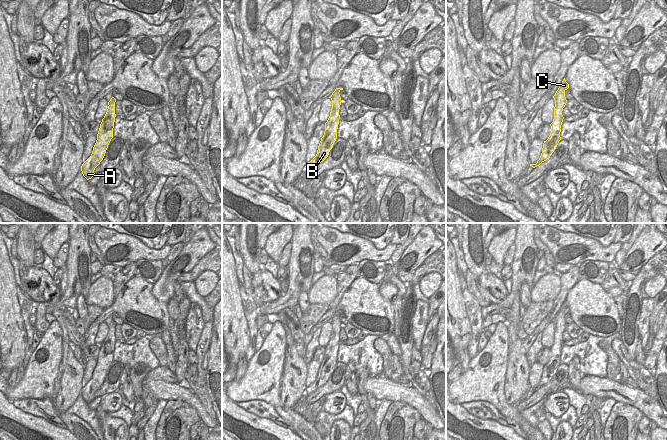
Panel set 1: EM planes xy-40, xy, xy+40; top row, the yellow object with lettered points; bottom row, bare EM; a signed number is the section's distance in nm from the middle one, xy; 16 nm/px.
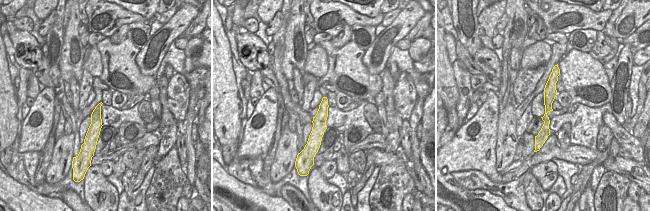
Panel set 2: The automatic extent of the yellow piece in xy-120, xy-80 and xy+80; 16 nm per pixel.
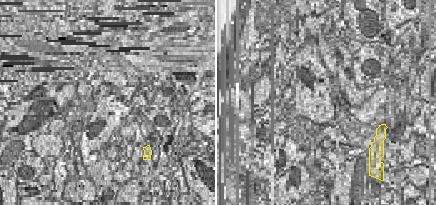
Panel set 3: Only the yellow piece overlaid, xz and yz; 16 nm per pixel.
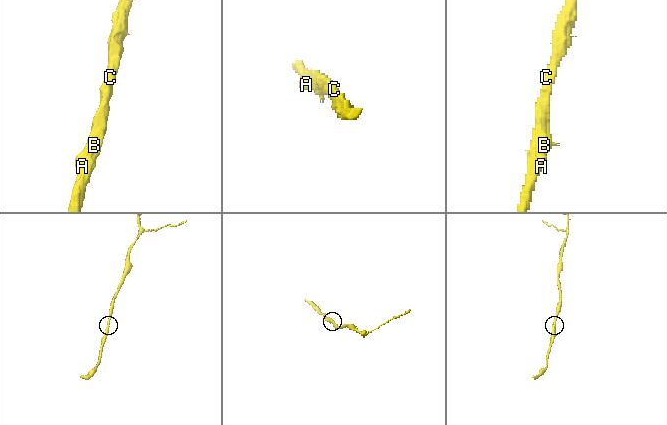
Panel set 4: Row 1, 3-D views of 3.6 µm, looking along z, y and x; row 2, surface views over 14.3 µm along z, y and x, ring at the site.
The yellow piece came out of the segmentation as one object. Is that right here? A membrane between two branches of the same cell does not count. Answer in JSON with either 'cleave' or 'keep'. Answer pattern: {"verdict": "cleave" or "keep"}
{"verdict": "keep"}

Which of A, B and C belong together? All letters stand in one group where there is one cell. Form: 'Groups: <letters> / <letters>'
Groups: A B C.

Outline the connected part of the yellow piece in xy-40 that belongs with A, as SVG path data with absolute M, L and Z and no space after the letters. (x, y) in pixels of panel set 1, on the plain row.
M112 321L108 326L109 330L100 348L92 378L81 390L82 398L87 404L91 403L95 399L94 394L103 384L108 369L113 362L113 352L116 341L115 326L116 323L114 321Z

